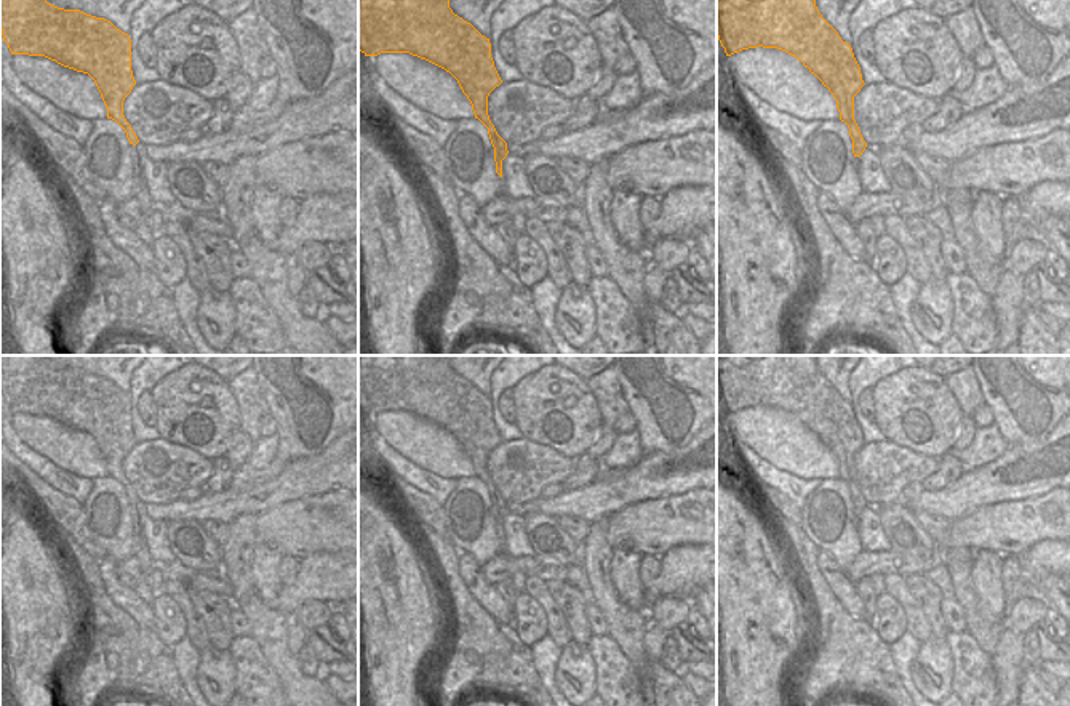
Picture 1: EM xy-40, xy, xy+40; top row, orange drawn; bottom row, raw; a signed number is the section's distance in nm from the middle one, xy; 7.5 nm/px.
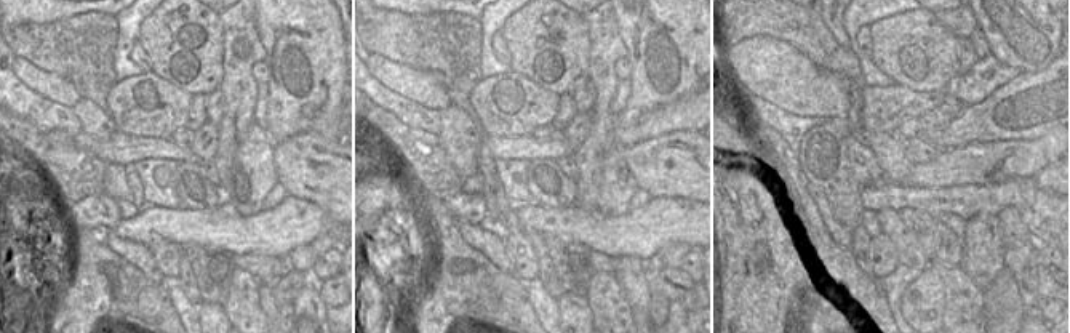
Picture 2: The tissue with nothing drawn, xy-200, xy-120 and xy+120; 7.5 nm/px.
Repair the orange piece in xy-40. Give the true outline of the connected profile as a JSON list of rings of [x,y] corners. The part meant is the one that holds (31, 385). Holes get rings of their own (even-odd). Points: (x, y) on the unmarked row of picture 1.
[[[0,355],[0,389],[11,413],[45,415],[94,439],[107,477],[115,479],[130,499],[134,557],[142,568],[134,591],[152,604],[163,592],[154,589],[144,575],[146,538],[134,506],[139,498],[123,474],[123,459],[136,443],[130,394],[104,376],[58,367],[46,355]]]

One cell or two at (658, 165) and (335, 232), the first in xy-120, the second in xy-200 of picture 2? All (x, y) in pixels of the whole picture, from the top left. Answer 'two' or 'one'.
one

